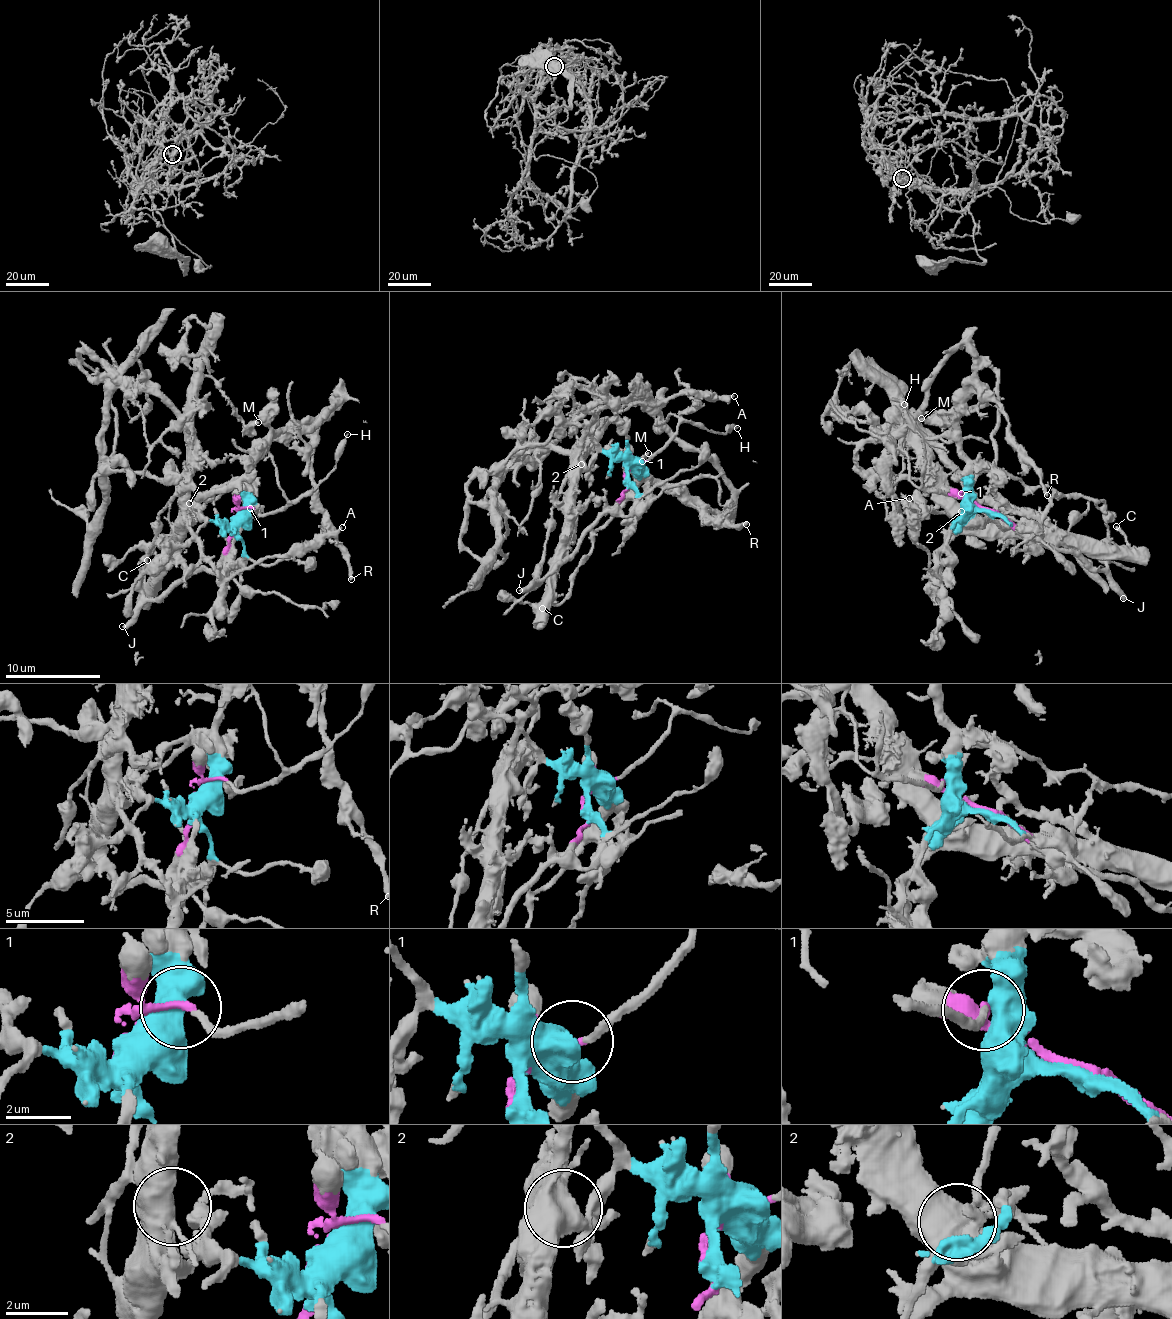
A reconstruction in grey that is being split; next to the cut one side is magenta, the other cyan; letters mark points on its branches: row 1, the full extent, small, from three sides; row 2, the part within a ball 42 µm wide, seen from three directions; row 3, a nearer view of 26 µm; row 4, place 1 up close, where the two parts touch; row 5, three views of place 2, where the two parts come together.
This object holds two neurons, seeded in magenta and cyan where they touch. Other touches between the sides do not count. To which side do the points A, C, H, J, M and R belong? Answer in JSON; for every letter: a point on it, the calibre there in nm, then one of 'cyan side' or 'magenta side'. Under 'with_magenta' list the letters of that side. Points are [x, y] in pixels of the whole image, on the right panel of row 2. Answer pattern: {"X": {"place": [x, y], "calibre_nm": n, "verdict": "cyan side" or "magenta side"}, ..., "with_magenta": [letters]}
{"A": {"place": [909, 498], "calibre_nm": 280, "verdict": "cyan side"}, "C": {"place": [1116, 526], "calibre_nm": 220, "verdict": "cyan side"}, "H": {"place": [904, 404], "calibre_nm": 200, "verdict": "magenta side"}, "J": {"place": [1123, 598], "calibre_nm": 400, "verdict": "magenta side"}, "M": {"place": [921, 418], "calibre_nm": 280, "verdict": "cyan side"}, "R": {"place": [1047, 495], "calibre_nm": 300, "verdict": "cyan side"}, "with_magenta": ["H", "J"]}

